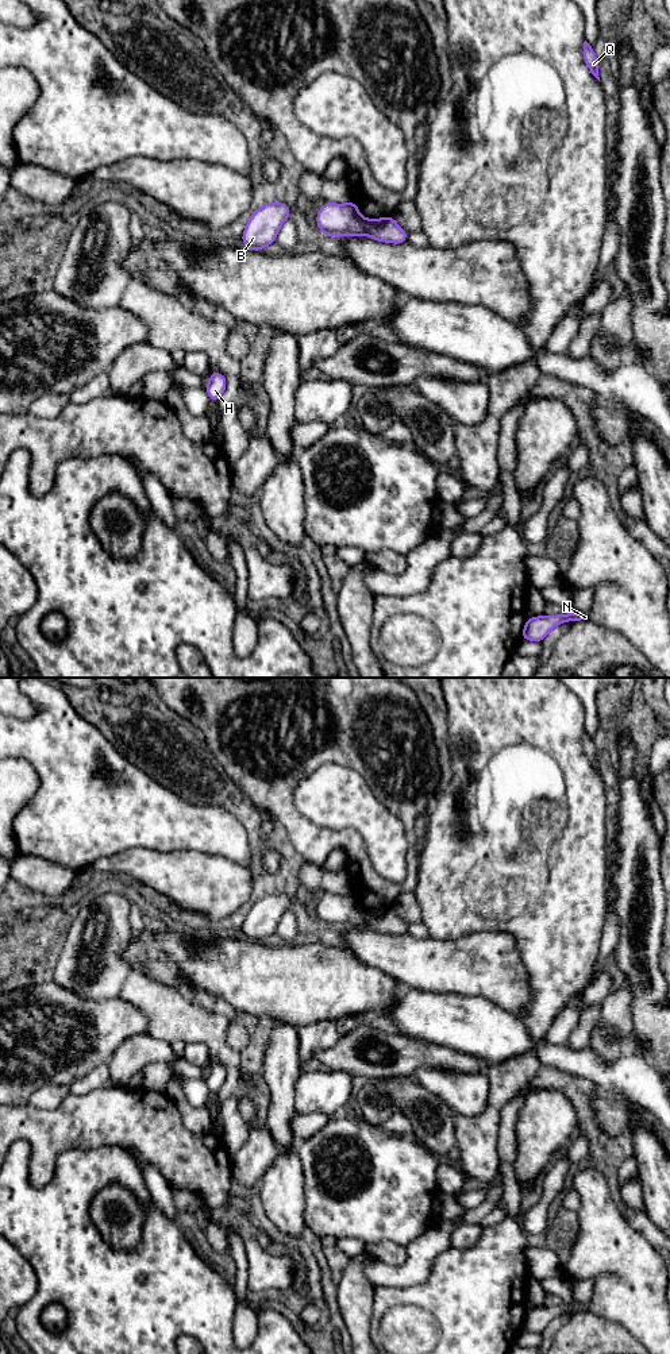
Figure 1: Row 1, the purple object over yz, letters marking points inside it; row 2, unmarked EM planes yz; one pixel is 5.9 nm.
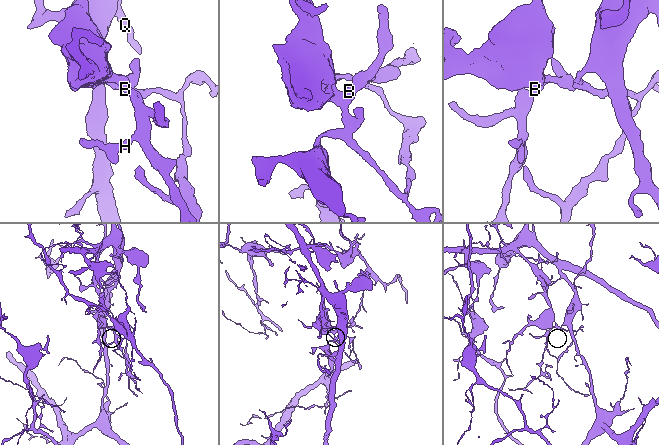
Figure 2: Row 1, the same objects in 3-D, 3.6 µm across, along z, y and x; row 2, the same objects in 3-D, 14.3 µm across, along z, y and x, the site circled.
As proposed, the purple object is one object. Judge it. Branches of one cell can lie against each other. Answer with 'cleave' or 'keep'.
cleave

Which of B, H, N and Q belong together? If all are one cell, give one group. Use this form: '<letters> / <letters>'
B H / N Q

